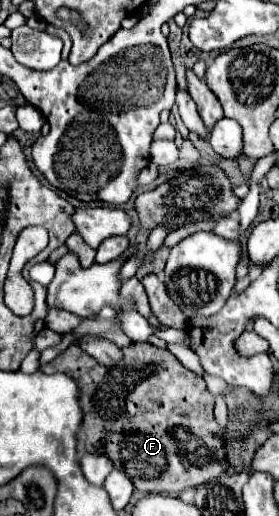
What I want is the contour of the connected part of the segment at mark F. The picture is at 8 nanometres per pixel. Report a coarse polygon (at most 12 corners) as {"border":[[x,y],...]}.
{"border":[[150,343],[70,345],[86,451],[142,493],[220,475],[214,399]]}

